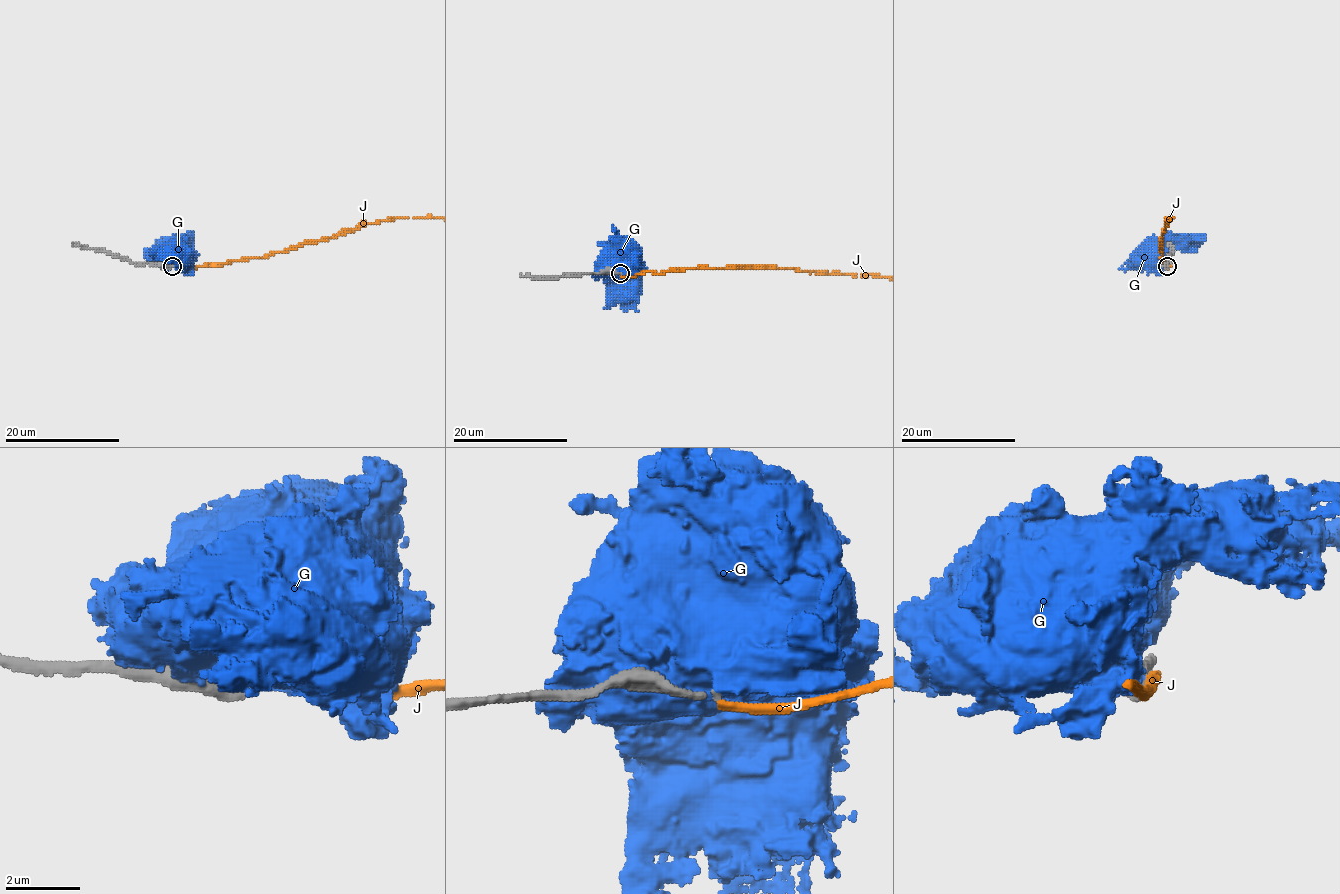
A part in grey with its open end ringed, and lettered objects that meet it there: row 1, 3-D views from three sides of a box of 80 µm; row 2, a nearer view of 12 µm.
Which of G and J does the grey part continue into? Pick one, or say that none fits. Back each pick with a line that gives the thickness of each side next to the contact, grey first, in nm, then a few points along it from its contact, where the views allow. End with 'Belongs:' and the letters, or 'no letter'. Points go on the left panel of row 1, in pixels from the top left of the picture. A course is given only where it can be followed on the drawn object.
Belongs: no letter

